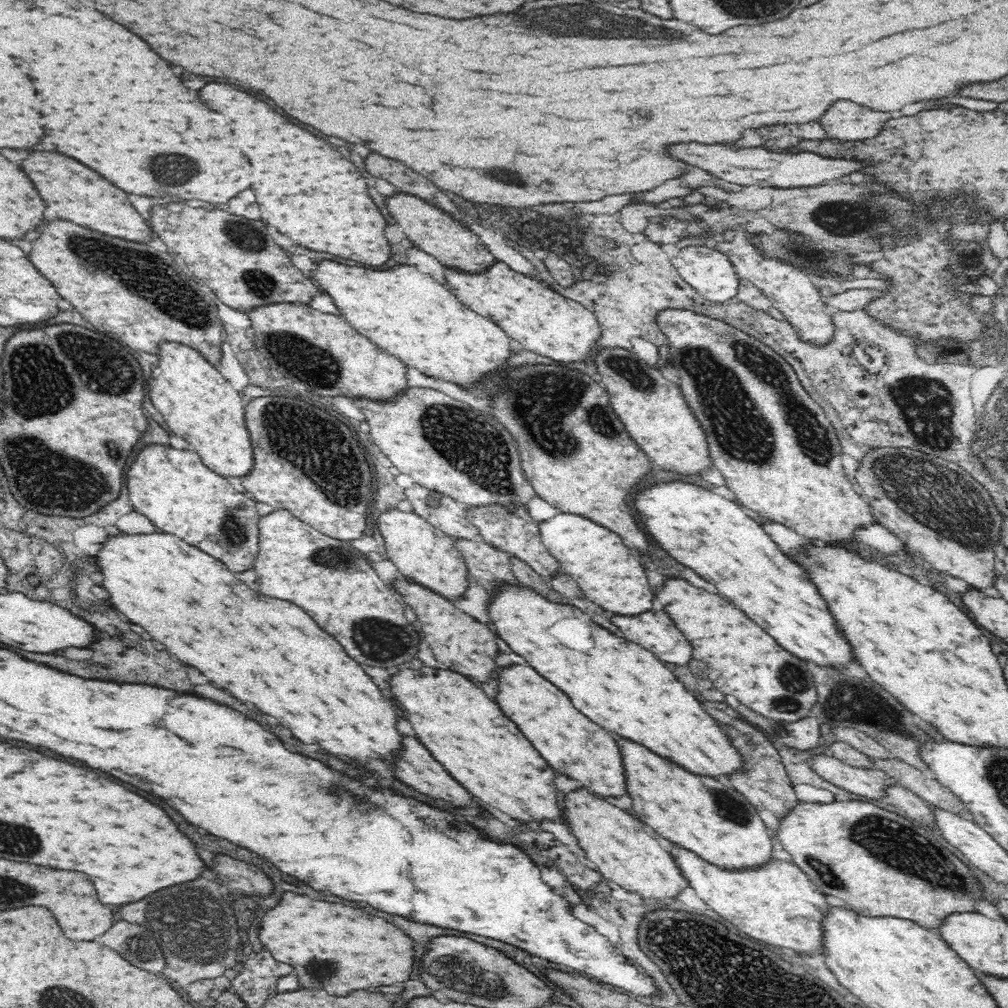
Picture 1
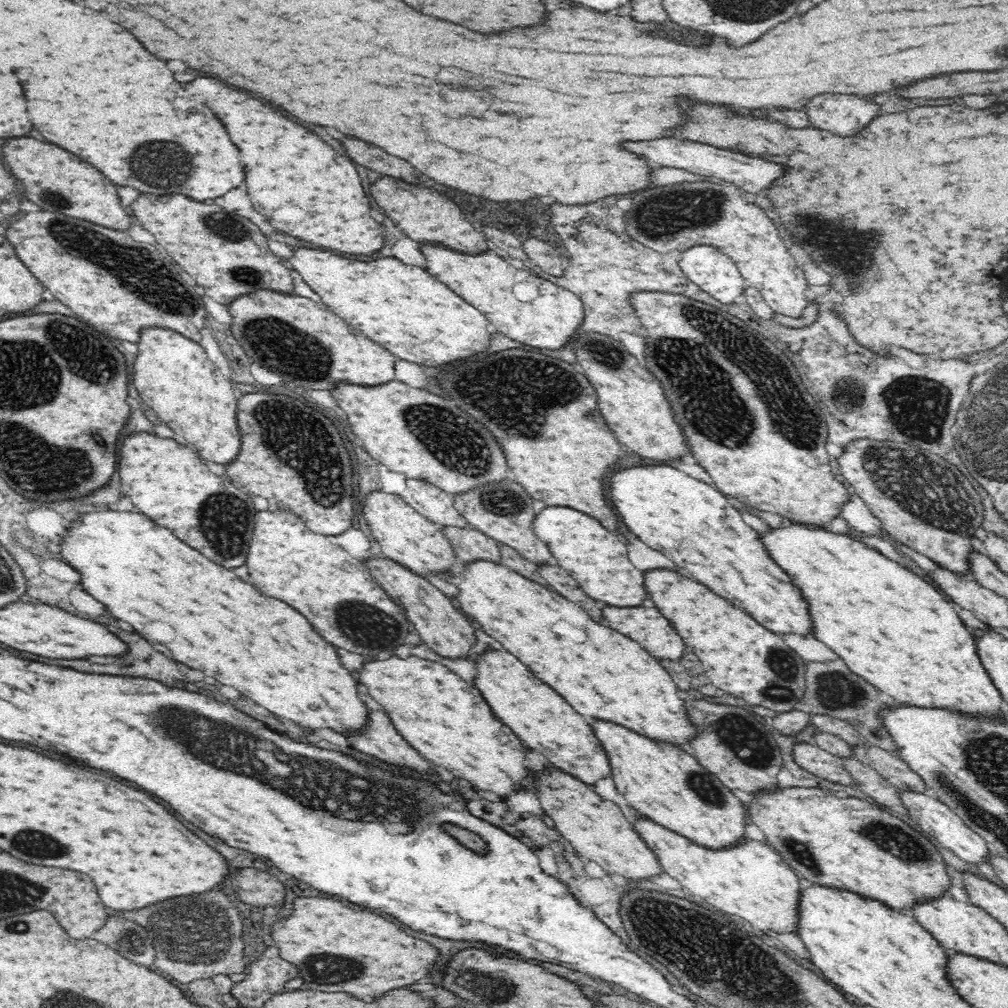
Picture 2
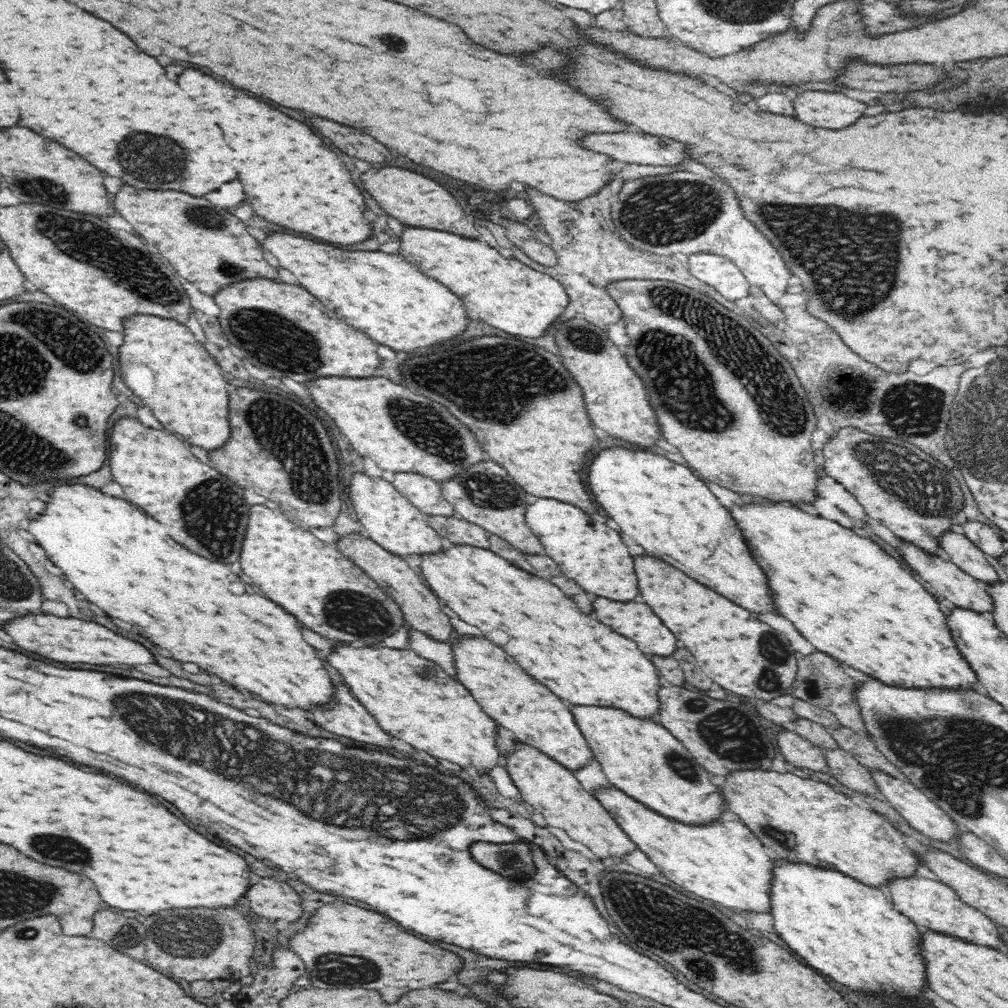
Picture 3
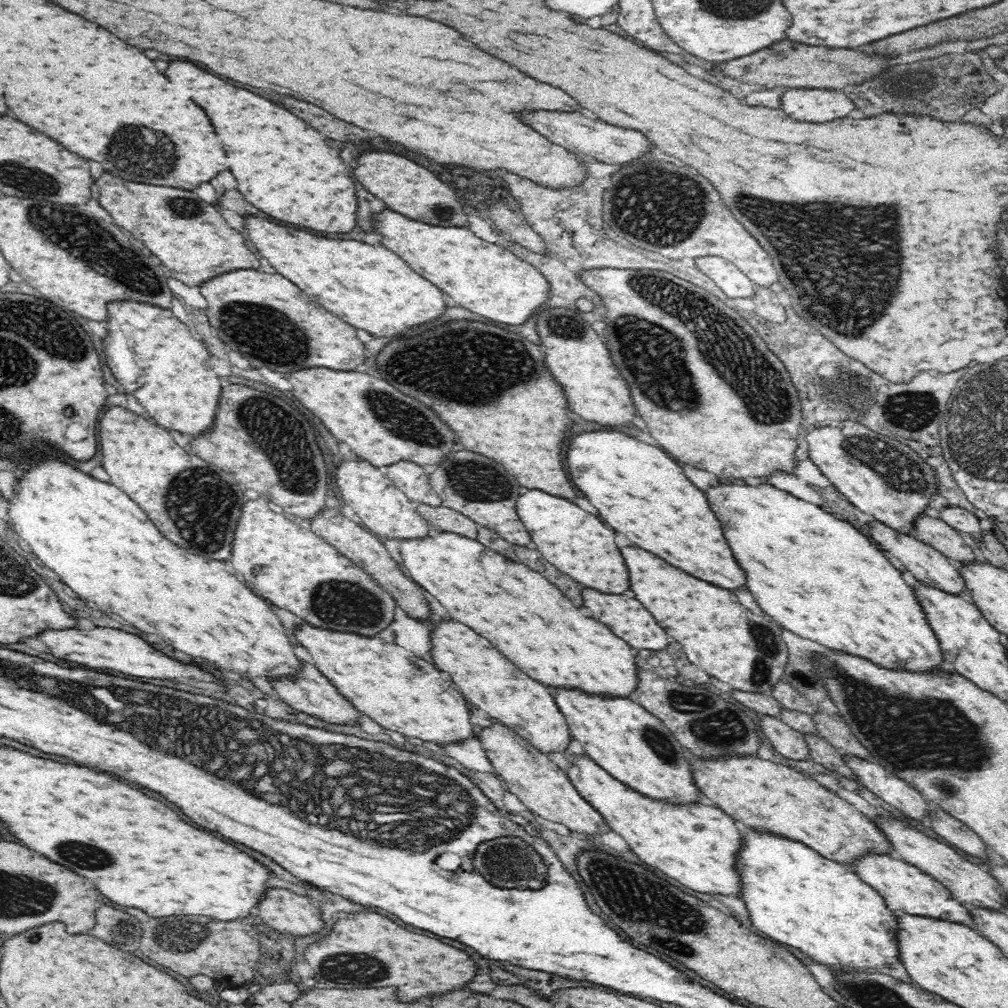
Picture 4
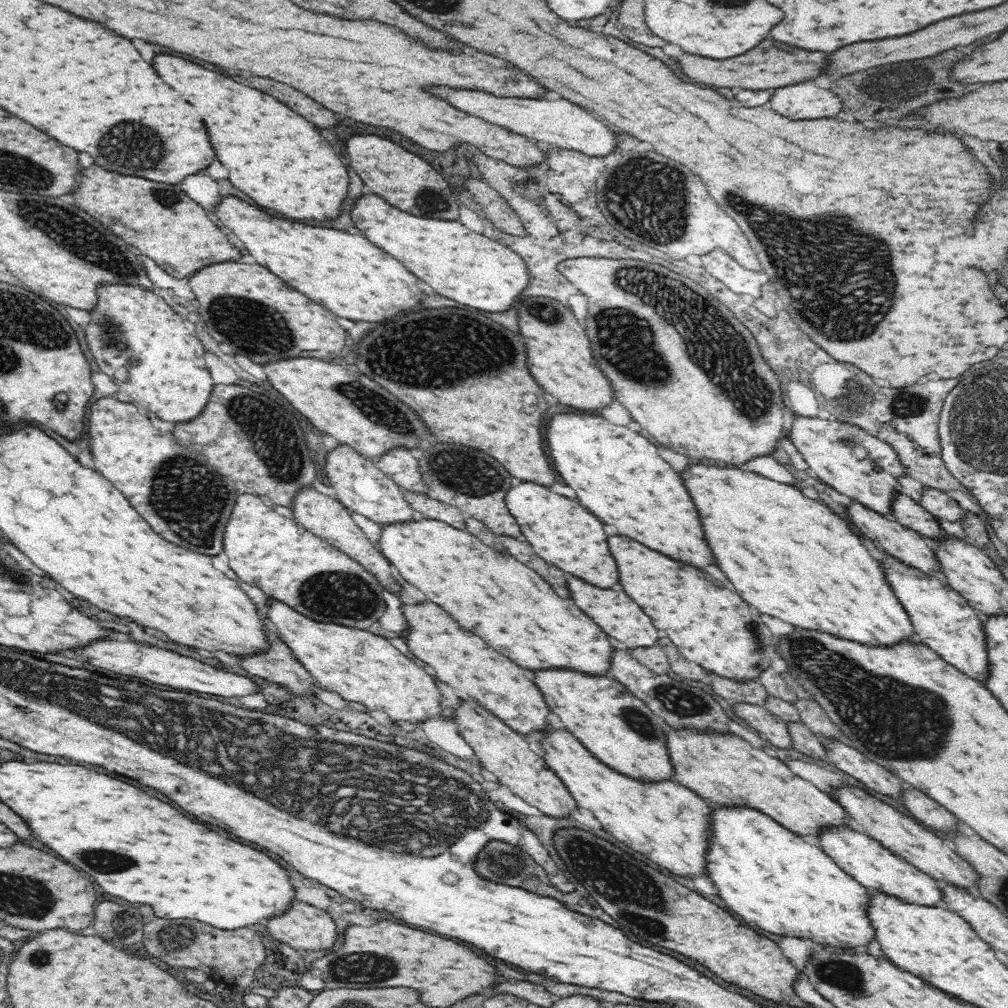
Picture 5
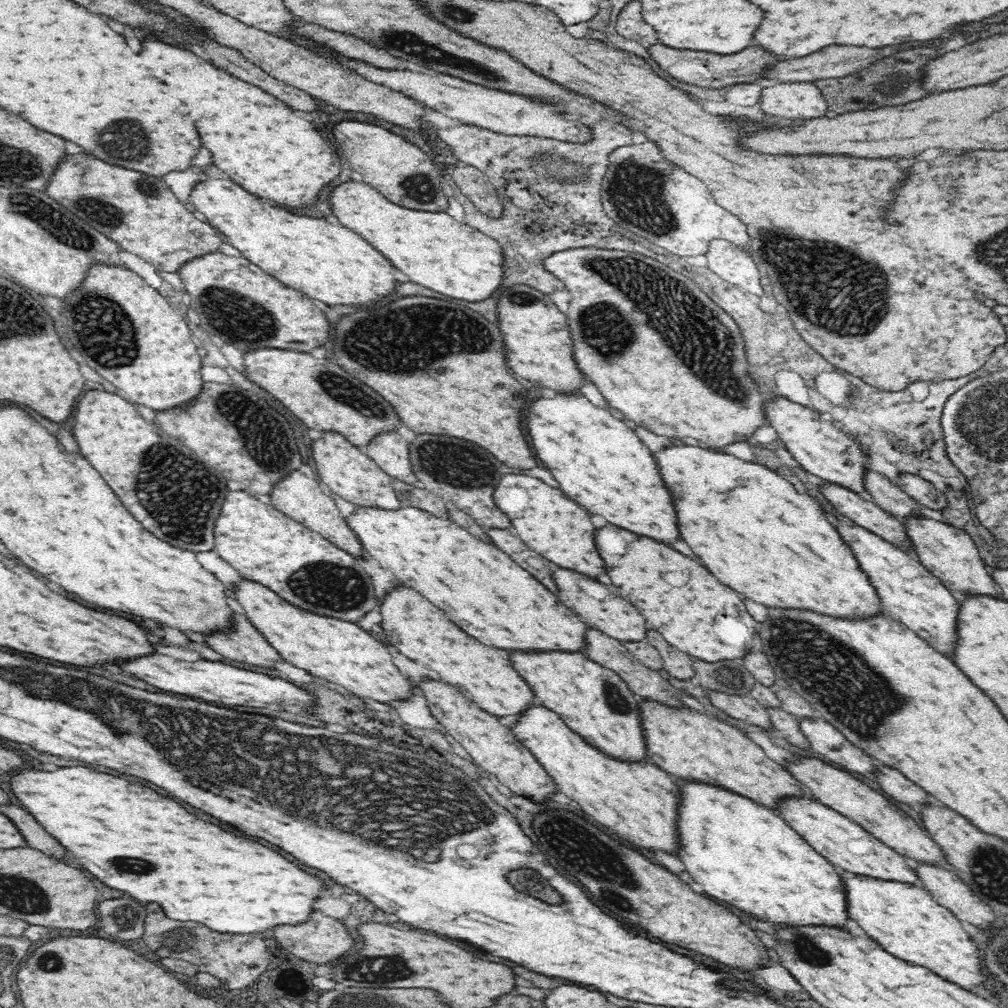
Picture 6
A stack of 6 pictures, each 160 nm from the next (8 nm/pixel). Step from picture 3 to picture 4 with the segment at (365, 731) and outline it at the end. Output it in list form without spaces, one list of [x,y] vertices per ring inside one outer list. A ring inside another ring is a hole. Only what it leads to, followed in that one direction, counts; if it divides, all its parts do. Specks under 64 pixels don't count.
[[[304,661],[302,669],[302,673],[296,678],[288,678],[288,680],[280,678],[280,681],[274,682],[276,690],[280,692],[281,700],[292,706],[294,710],[304,712],[304,714],[320,720],[320,722],[326,722],[326,724],[336,726],[356,726],[360,724],[360,711],[356,708],[356,705],[353,705],[352,701],[340,694],[340,691],[332,685],[328,677],[324,676],[319,667]]]

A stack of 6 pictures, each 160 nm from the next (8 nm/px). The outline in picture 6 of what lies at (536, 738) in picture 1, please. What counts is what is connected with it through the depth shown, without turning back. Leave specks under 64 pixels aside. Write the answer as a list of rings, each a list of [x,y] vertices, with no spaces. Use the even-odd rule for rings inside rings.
[[[405,585],[398,586],[394,592],[386,593],[386,600],[378,611],[390,644],[410,660],[436,671],[442,681],[474,701],[482,710],[500,718],[522,717],[534,706],[536,695],[515,670],[509,651],[488,648],[476,638],[464,634],[464,630],[452,624],[440,608],[430,604],[419,592]]]

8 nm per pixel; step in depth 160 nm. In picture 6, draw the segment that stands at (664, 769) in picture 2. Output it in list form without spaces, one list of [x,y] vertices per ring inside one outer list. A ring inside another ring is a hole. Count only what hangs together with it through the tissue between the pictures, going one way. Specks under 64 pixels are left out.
[[[514,653],[510,654],[512,657],[512,662],[515,665],[515,670],[519,672],[520,677],[524,678],[524,681],[531,686],[531,689],[534,691],[534,694],[540,698],[543,706],[546,709],[550,709],[552,712],[555,712],[565,723],[572,732],[581,736],[589,746],[596,748],[602,754],[613,758],[614,760],[620,762],[651,762],[650,755],[648,755],[649,745],[647,739],[646,730],[643,727],[643,714],[642,714],[642,698],[638,698],[637,695],[633,693],[633,690],[621,680],[613,671],[592,662],[584,654],[568,654],[568,653]]]

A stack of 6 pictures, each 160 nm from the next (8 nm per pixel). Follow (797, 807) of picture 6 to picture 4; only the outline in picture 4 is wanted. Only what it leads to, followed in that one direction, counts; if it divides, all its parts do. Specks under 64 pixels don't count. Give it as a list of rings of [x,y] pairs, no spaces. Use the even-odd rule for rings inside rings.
[[[869,855],[856,862],[853,870],[860,874],[864,882],[879,890],[890,910],[905,916],[945,920],[972,929],[976,927],[976,921],[969,906],[954,898],[948,887],[943,886],[939,880],[910,863],[890,856]]]

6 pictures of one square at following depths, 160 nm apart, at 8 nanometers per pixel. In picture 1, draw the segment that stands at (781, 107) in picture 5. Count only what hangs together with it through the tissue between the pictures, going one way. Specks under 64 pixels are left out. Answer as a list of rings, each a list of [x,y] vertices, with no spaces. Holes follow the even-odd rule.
[[[842,100],[842,102],[836,102],[828,110],[828,116],[824,116],[824,120],[820,122],[830,138],[842,138],[848,142],[856,142],[856,140],[878,136],[884,130],[884,124],[892,118],[896,116],[886,114],[886,112],[882,114],[882,112],[864,110],[862,106]]]

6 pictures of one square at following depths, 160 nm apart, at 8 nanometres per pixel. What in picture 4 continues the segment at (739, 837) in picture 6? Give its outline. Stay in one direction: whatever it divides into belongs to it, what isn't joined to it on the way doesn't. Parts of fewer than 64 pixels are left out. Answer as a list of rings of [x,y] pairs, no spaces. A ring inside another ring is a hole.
[[[745,828],[744,830],[744,846],[740,854],[740,861],[742,862],[743,873],[743,896],[742,901],[746,905],[750,920],[752,922],[753,930],[761,931],[766,937],[770,937],[774,941],[785,946],[794,946],[800,952],[804,952],[810,960],[821,965],[826,965],[832,969],[839,970],[864,970],[874,974],[880,973],[882,969],[892,969],[896,966],[902,965],[902,957],[900,957],[900,943],[898,942],[900,923],[898,915],[893,910],[888,908],[884,897],[880,895],[879,890],[872,888],[870,884],[864,882],[860,874],[854,872],[852,867],[846,866],[836,861],[828,860],[828,858],[821,857],[820,854],[814,852],[801,842],[792,842],[782,837],[774,837],[772,834],[760,834],[751,832]]]

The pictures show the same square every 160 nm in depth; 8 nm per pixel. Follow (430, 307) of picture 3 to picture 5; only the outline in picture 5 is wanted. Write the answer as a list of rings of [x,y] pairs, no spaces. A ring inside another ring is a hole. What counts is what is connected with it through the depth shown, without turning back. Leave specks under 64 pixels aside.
[[[236,197],[223,199],[213,212],[225,228],[233,233],[234,238],[240,241],[241,248],[256,259],[258,265],[268,268],[286,284],[305,294],[310,300],[325,306],[338,318],[380,324],[394,320],[402,313],[418,309],[426,300],[426,293],[420,288],[420,278],[408,270],[399,259],[372,244],[366,237],[343,230],[306,226],[300,221],[276,218]]]

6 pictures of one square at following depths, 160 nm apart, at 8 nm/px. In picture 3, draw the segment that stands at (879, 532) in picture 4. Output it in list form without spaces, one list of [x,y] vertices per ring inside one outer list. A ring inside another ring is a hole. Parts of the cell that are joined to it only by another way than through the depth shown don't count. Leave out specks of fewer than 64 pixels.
[[[899,539],[898,542],[899,546],[897,550],[900,556],[906,560],[912,570],[916,572],[917,576],[919,576],[922,581],[926,582],[934,592],[937,592],[944,601],[952,602],[952,604],[955,604],[955,606],[960,609],[976,612],[980,615],[995,614],[995,599],[992,598],[987,584],[979,582],[979,580],[976,580],[973,576],[966,574],[950,560],[942,559],[934,554],[928,554],[921,548],[903,539]]]

